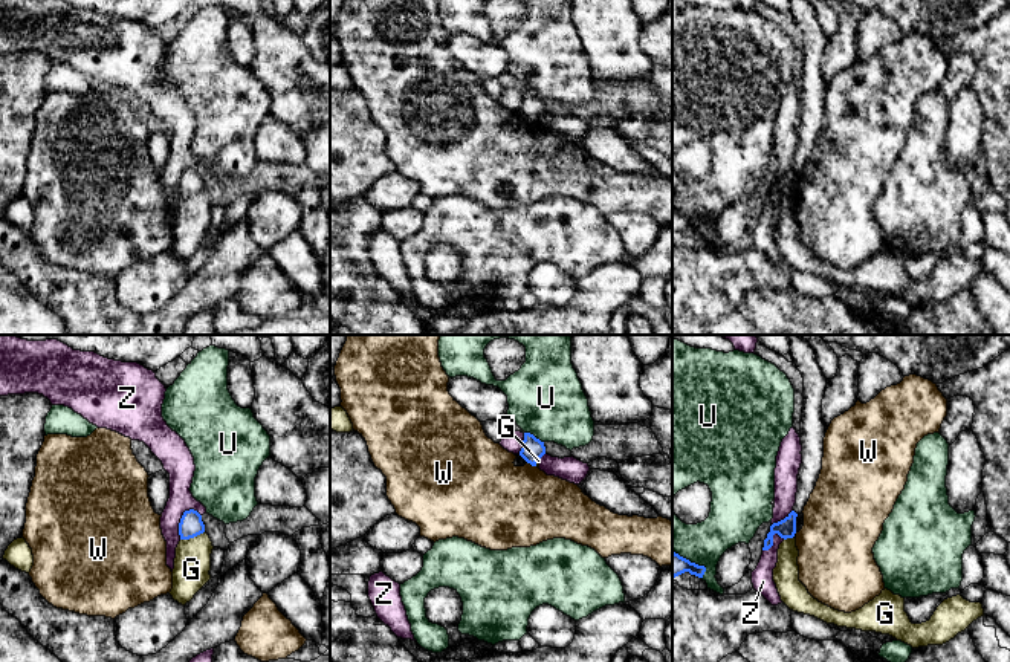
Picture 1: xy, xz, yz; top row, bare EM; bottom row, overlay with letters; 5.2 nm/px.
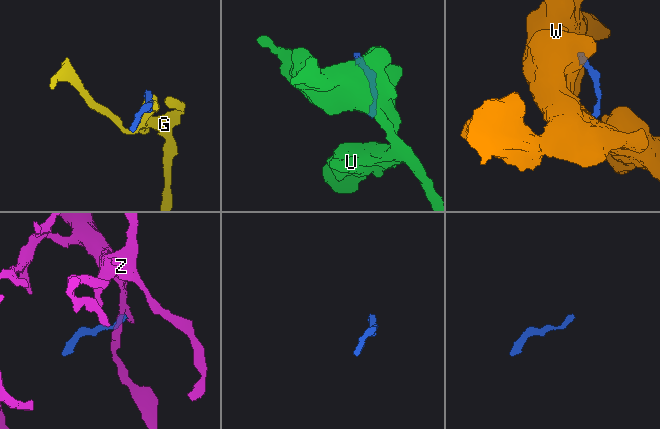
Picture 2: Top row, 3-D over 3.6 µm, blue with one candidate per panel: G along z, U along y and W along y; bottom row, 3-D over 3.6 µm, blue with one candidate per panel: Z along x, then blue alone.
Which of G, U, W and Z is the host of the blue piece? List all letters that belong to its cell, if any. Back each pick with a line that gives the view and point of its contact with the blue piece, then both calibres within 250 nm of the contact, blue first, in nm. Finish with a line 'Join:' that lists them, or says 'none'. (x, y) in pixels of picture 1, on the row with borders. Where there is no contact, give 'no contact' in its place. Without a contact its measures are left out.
Join: none

